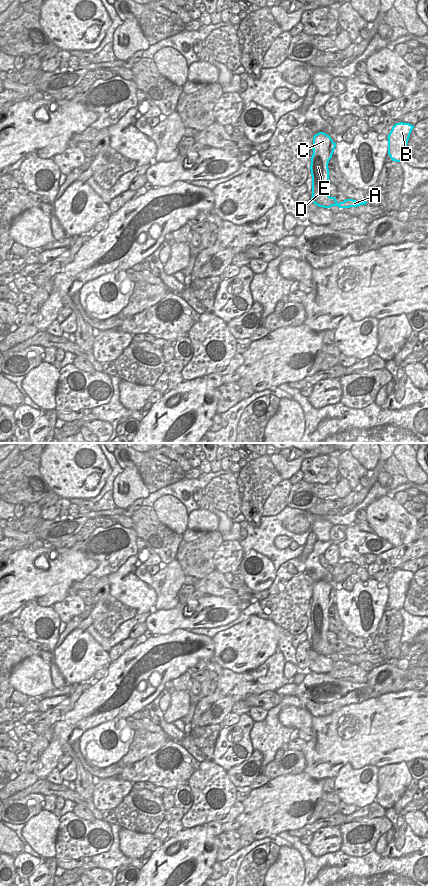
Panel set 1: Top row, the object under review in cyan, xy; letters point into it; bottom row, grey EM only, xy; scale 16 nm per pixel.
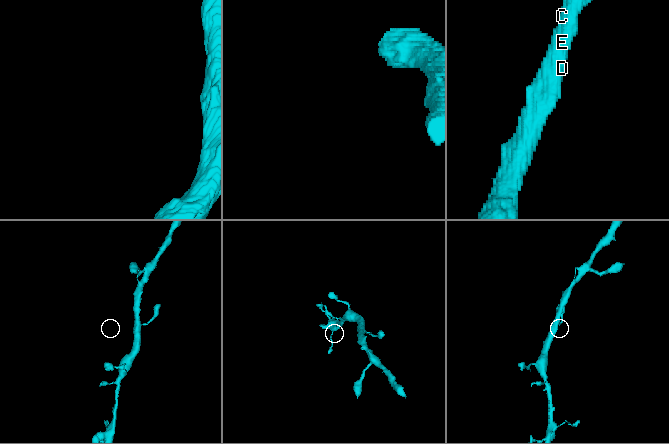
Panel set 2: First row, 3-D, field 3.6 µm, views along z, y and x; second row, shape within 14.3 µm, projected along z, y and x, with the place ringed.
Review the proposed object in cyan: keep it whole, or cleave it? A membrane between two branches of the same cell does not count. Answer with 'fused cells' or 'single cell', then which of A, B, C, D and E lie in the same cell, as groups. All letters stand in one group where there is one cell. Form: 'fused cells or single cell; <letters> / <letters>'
single cell; A B C D E

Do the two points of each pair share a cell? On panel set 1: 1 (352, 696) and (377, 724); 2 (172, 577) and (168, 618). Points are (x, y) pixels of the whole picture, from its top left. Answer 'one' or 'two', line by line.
1: two
2: two

